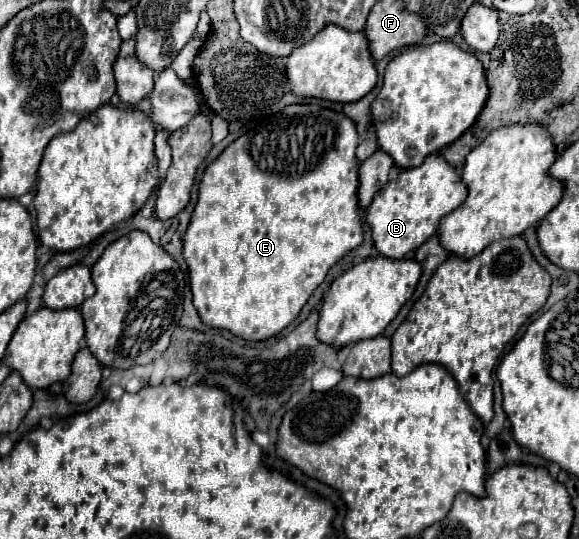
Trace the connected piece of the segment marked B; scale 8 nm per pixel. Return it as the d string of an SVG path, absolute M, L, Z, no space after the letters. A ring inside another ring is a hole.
M438 153L428 155L418 167L402 169L396 179L388 181L386 187L378 191L378 195L366 209L366 221L372 227L374 247L380 251L380 255L390 259L406 257L438 231L442 217L462 205L466 195L468 187L464 185L456 169Z

